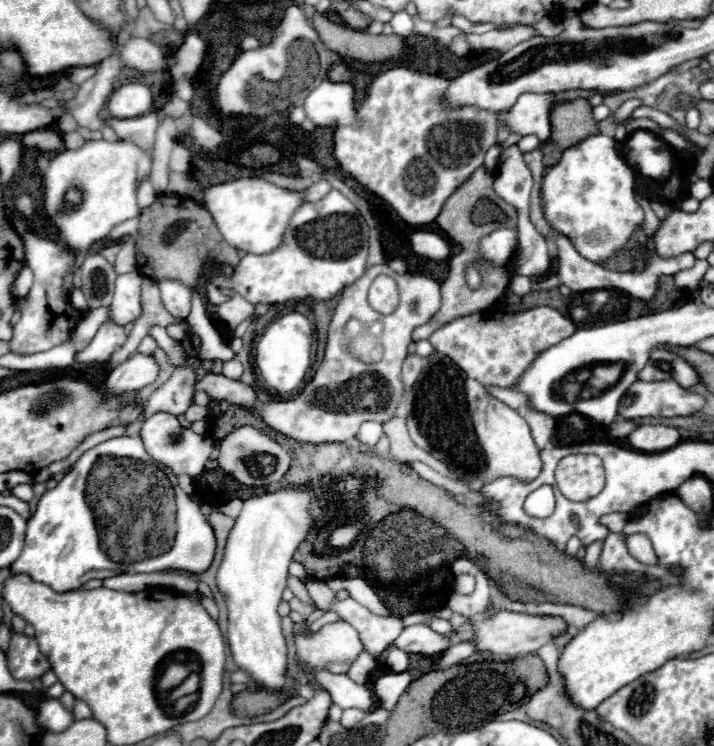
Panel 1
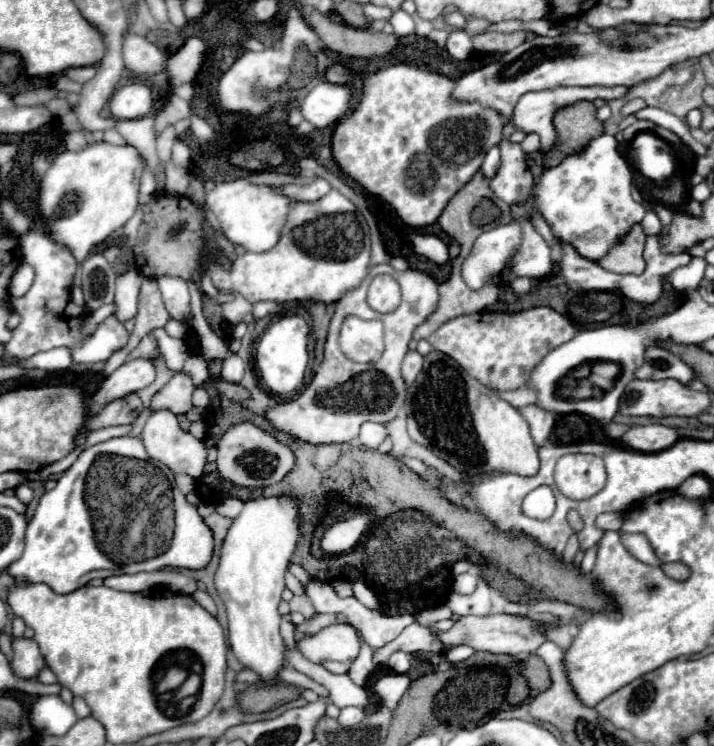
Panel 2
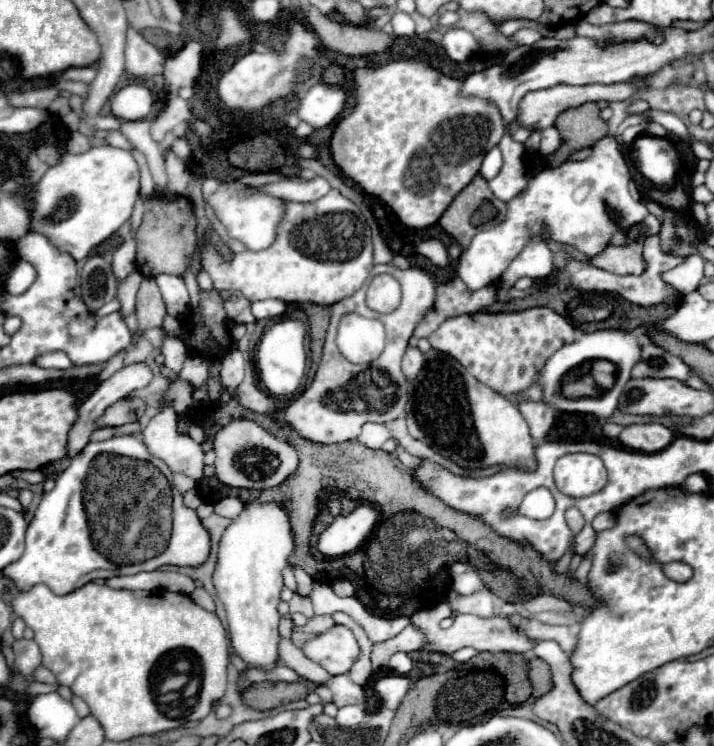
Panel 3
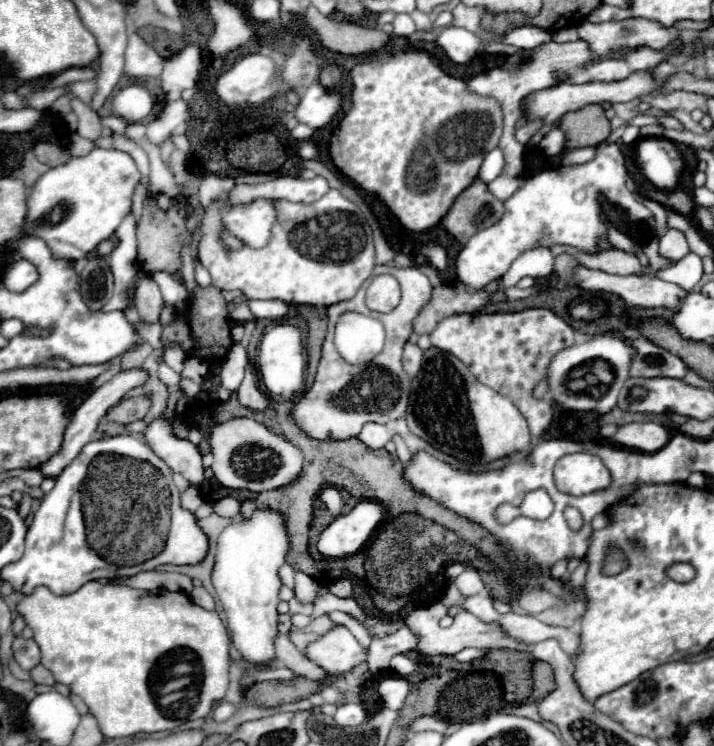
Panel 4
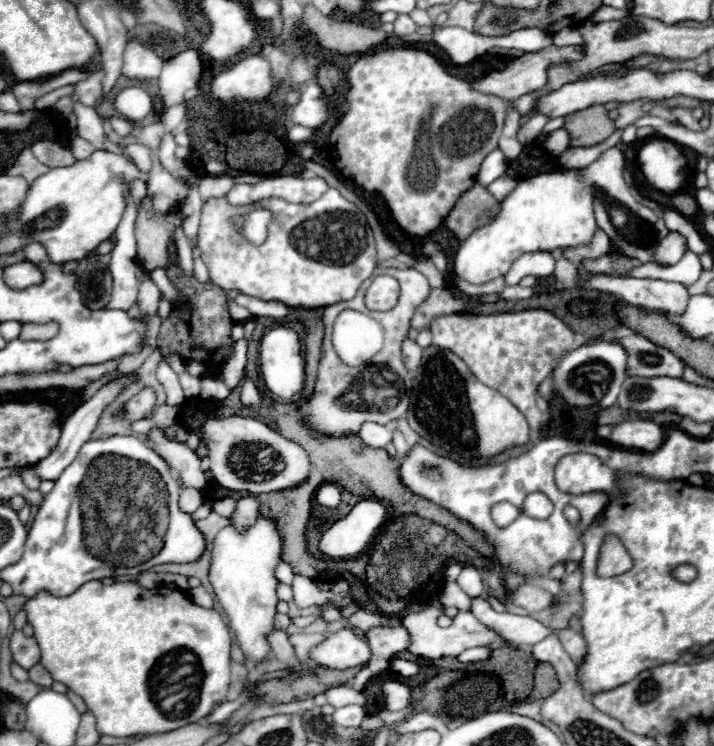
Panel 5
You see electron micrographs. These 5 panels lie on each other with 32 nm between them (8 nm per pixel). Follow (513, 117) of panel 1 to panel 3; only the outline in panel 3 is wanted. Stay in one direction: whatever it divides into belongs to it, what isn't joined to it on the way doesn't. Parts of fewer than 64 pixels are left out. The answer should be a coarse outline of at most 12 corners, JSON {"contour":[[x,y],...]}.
{"contour":[[558,84],[528,92],[518,122],[540,130],[540,154],[561,145],[556,118],[586,102],[622,102],[648,86],[620,84]]}

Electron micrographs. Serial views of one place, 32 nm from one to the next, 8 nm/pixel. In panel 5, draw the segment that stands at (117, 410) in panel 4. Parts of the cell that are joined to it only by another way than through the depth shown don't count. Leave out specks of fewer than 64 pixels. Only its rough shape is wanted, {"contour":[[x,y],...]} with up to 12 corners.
{"contour":[[150,388],[138,392],[122,410],[128,420],[148,418],[156,404]]}

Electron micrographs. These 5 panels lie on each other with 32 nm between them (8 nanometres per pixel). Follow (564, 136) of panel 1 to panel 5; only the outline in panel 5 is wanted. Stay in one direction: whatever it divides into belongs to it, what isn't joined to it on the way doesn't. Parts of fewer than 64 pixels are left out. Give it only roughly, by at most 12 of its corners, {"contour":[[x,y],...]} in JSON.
{"contour":[[604,106],[568,116],[570,146],[600,144],[616,130]]}

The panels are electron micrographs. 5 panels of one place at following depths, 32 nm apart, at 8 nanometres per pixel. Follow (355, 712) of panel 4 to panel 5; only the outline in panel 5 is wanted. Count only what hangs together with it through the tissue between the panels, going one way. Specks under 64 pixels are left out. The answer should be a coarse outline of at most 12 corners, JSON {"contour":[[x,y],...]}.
{"contour":[[362,706],[338,708],[332,718],[340,726],[358,728],[366,712]]}

